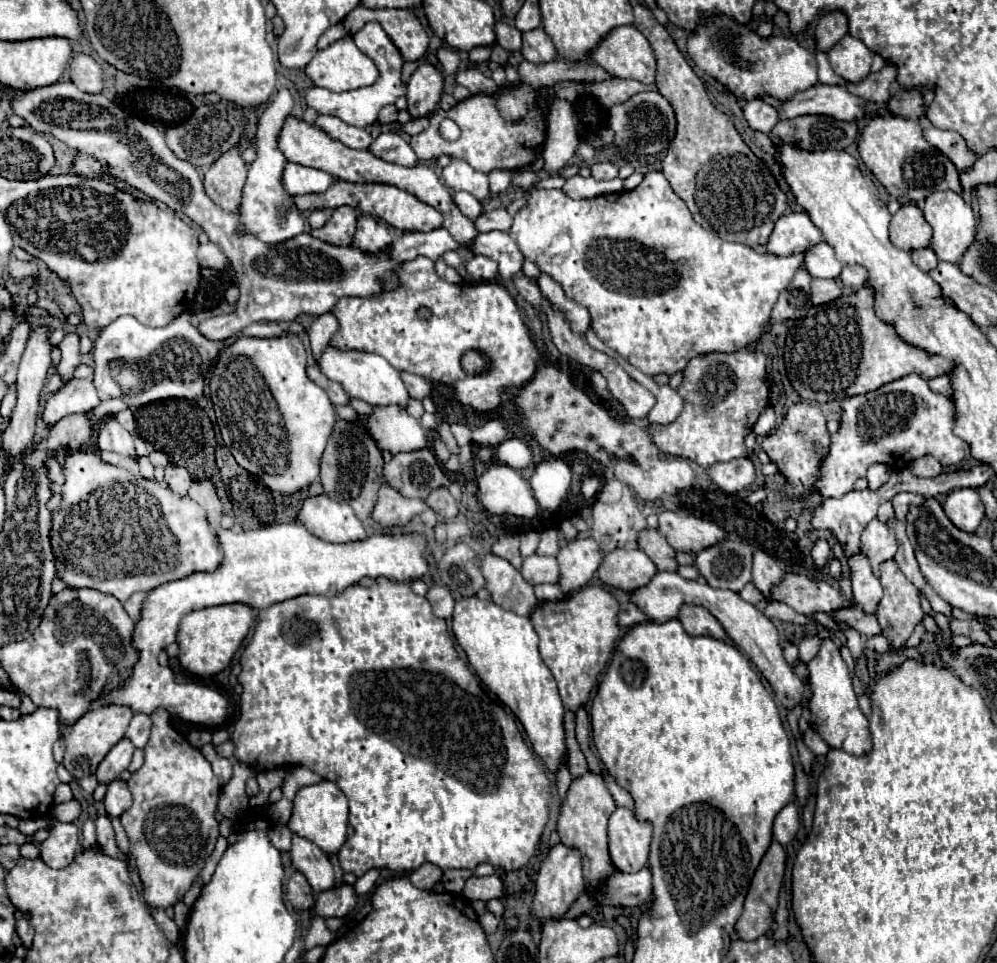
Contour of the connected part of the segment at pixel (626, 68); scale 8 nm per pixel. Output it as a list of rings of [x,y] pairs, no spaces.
[[[616,27],[592,51],[592,61],[604,67],[612,77],[636,79],[640,83],[654,83],[656,59],[648,39],[634,27]]]

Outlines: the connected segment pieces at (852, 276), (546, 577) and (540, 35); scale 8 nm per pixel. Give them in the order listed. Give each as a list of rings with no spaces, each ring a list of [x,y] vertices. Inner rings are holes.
[[[844,265],[844,271],[840,273],[840,281],[848,287],[862,287],[868,279],[868,273],[860,265]]]
[[[530,555],[522,563],[522,577],[532,583],[558,583],[560,579],[560,569],[556,557],[540,557],[540,555]]]
[[[542,27],[522,33],[522,55],[532,63],[548,63],[558,57],[552,39],[544,33]]]

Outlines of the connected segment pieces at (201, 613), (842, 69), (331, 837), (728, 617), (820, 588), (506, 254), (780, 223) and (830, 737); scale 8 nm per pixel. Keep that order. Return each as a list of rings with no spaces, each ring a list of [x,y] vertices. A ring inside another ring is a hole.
[[[244,603],[216,605],[188,613],[180,621],[180,631],[178,631],[178,645],[180,645],[178,659],[182,667],[196,675],[216,675],[224,671],[230,665],[234,653],[240,649],[252,623],[254,623],[252,607]]]
[[[846,33],[828,51],[828,59],[830,59],[832,69],[840,77],[848,79],[850,83],[864,81],[864,77],[870,73],[872,57],[874,57],[874,53],[858,37],[852,37],[850,33]]]
[[[326,779],[316,785],[302,787],[294,797],[294,809],[292,809],[292,817],[288,821],[288,827],[294,835],[316,843],[330,857],[334,871],[338,875],[338,885],[340,885],[344,871],[340,869],[336,855],[342,849],[342,845],[346,841],[346,831],[348,831],[348,799],[342,793],[342,789],[336,783],[326,781]]]
[[[658,571],[648,585],[640,587],[640,591],[630,591],[628,597],[654,623],[666,623],[666,621],[678,617],[678,611],[684,603],[706,607],[722,623],[722,627],[726,629],[726,633],[734,641],[734,645],[740,647],[750,657],[750,661],[758,667],[758,671],[768,679],[778,701],[784,705],[784,709],[790,711],[792,707],[796,707],[800,703],[804,683],[794,675],[792,667],[784,659],[784,653],[780,647],[780,633],[778,633],[776,625],[754,605],[742,601],[738,593],[728,591],[728,589],[714,589],[704,579],[690,581],[672,571]]]
[[[784,573],[780,583],[772,587],[766,601],[782,601],[790,605],[796,613],[832,613],[840,607],[852,607],[852,601],[846,601],[844,595],[828,585],[822,579],[810,579],[800,573]]]
[[[504,231],[480,233],[474,239],[472,253],[486,255],[498,263],[498,275],[502,279],[510,279],[522,271],[524,255],[520,253],[516,241]]]
[[[788,213],[776,221],[766,249],[774,255],[794,255],[822,241],[822,231],[814,227],[806,213]]]
[[[822,639],[822,645],[816,657],[808,663],[810,669],[810,685],[812,699],[808,703],[810,709],[810,725],[816,733],[834,749],[844,749],[852,755],[864,755],[872,749],[872,739],[868,731],[868,719],[862,715],[858,707],[858,699],[854,693],[852,677],[848,675],[846,663],[832,643],[832,639]]]

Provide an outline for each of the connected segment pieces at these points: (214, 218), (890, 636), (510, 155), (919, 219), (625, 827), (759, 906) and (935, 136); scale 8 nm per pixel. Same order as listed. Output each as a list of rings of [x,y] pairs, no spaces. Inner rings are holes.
[[[72,81],[66,83],[54,83],[48,87],[38,87],[32,89],[24,95],[14,95],[12,97],[12,107],[14,113],[24,117],[30,127],[38,133],[46,133],[46,135],[54,135],[56,139],[64,141],[68,147],[72,147],[74,151],[82,151],[88,155],[98,157],[100,161],[108,163],[112,167],[112,175],[116,179],[128,181],[134,189],[142,191],[144,195],[148,195],[152,201],[160,201],[164,205],[168,205],[172,211],[186,215],[188,219],[192,219],[198,227],[202,227],[202,231],[210,237],[212,243],[220,245],[222,251],[226,253],[226,257],[230,259],[230,263],[234,265],[236,273],[238,273],[238,283],[240,283],[240,301],[234,309],[234,313],[230,315],[218,315],[212,319],[206,319],[198,325],[200,333],[208,339],[228,339],[228,337],[236,337],[240,333],[242,327],[254,323],[254,321],[278,321],[278,323],[286,323],[286,321],[294,321],[298,315],[324,315],[328,313],[336,301],[340,297],[376,297],[384,291],[392,291],[396,287],[400,287],[400,279],[398,279],[398,267],[402,263],[394,261],[390,257],[390,253],[368,253],[368,251],[360,251],[354,245],[348,247],[336,247],[332,243],[324,243],[316,237],[312,237],[310,233],[298,235],[286,243],[280,243],[276,247],[266,247],[262,241],[258,241],[252,235],[236,235],[236,227],[240,225],[238,221],[238,213],[224,213],[220,211],[220,207],[216,207],[216,203],[212,203],[212,199],[208,199],[208,195],[204,193],[202,187],[202,179],[196,167],[192,167],[190,163],[184,163],[182,159],[178,159],[172,149],[166,145],[162,131],[154,125],[154,123],[146,123],[138,117],[128,115],[126,111],[122,111],[118,105],[114,105],[112,101],[108,101],[102,93],[98,95],[90,95],[90,93],[82,93]]]
[[[890,559],[890,561],[884,561],[880,565],[880,581],[882,581],[882,587],[884,587],[884,597],[878,605],[878,611],[876,611],[876,619],[882,627],[882,635],[888,639],[890,643],[890,649],[892,651],[902,651],[904,645],[906,645],[906,639],[912,635],[914,627],[922,621],[922,607],[920,607],[920,599],[918,599],[918,591],[916,587],[902,575],[902,571],[898,569],[896,561]]]
[[[472,95],[472,97],[456,103],[450,111],[436,109],[430,115],[430,127],[426,131],[422,131],[420,135],[414,135],[410,145],[412,145],[414,153],[418,155],[418,159],[432,159],[432,157],[440,157],[440,155],[452,155],[452,157],[460,157],[460,159],[468,161],[474,169],[478,169],[482,173],[490,173],[494,169],[512,171],[512,169],[520,169],[520,167],[530,165],[542,153],[542,143],[546,139],[546,127],[548,127],[546,111],[540,109],[540,107],[534,107],[528,113],[528,117],[524,117],[522,121],[508,123],[496,111],[494,97],[490,97],[490,95]],[[444,117],[456,121],[456,125],[462,131],[460,139],[454,141],[454,143],[444,141],[438,133],[438,125]]]
[[[902,205],[892,217],[890,239],[904,251],[924,249],[932,243],[932,227],[916,205]]]
[[[618,807],[608,819],[610,857],[618,871],[634,873],[648,865],[652,825],[640,821],[626,807]]]
[[[772,841],[764,859],[760,861],[760,867],[756,869],[756,873],[752,877],[752,883],[748,887],[748,895],[746,895],[746,901],[744,901],[744,911],[742,911],[740,919],[736,921],[736,931],[738,931],[740,939],[754,941],[754,939],[762,937],[772,927],[772,923],[774,923],[772,917],[774,917],[776,907],[778,907],[778,891],[780,891],[780,885],[782,885],[784,867],[786,867],[784,847],[776,841]]]
[[[922,117],[918,123],[922,125],[924,137],[928,139],[928,143],[932,143],[932,147],[940,149],[956,165],[956,169],[960,173],[972,169],[978,155],[968,147],[968,143],[964,143],[964,137],[960,133],[936,129],[926,117]]]

